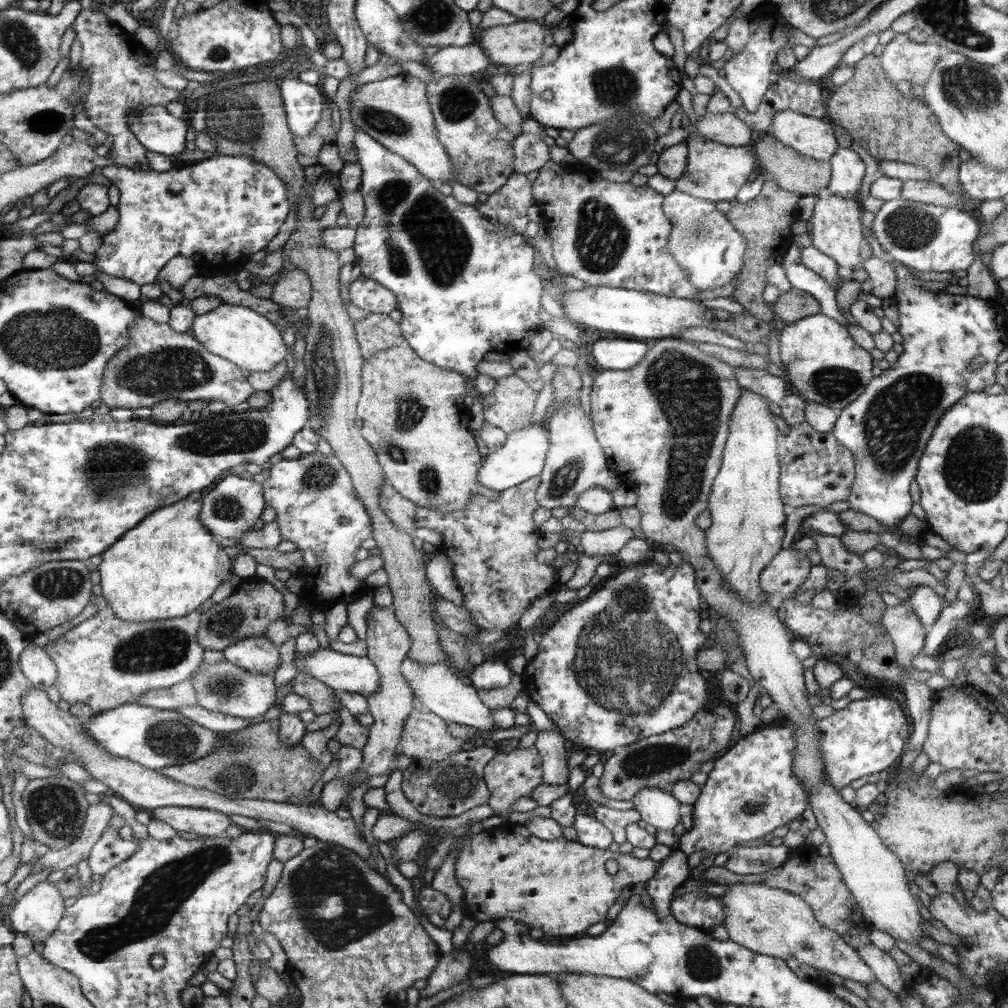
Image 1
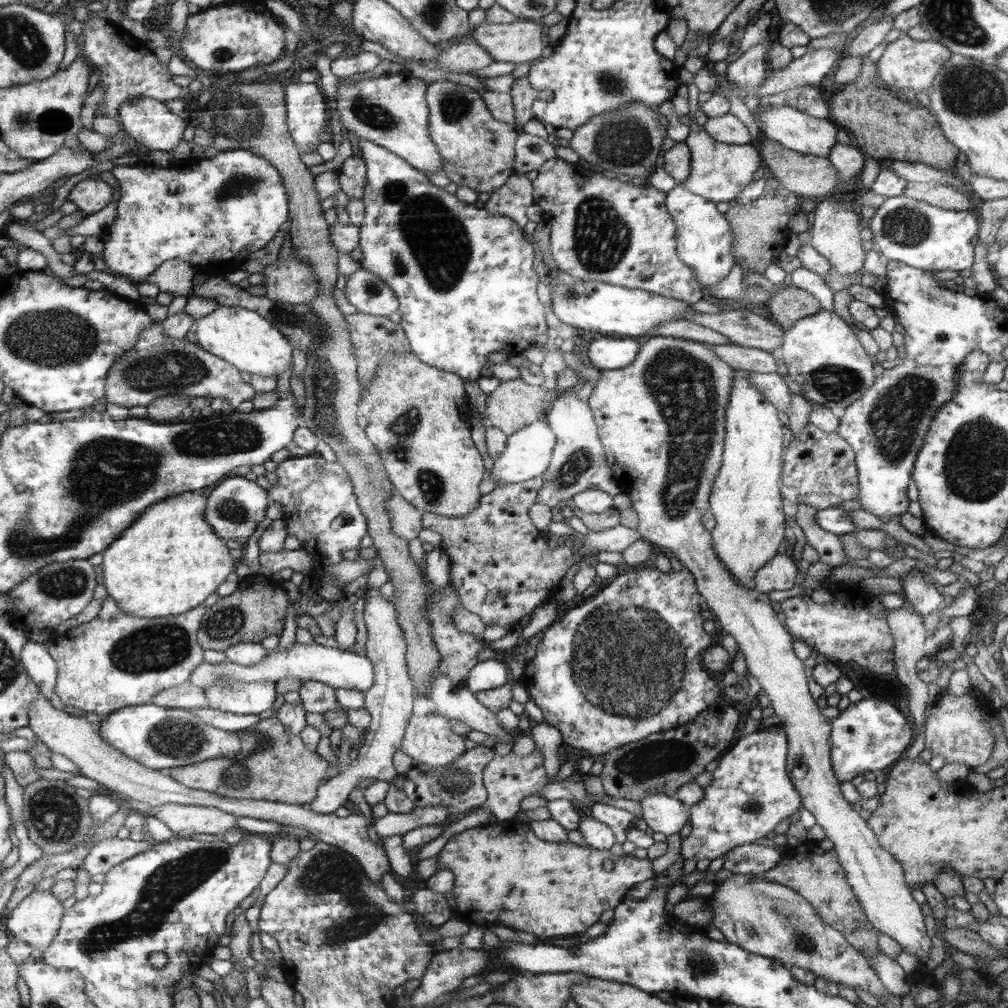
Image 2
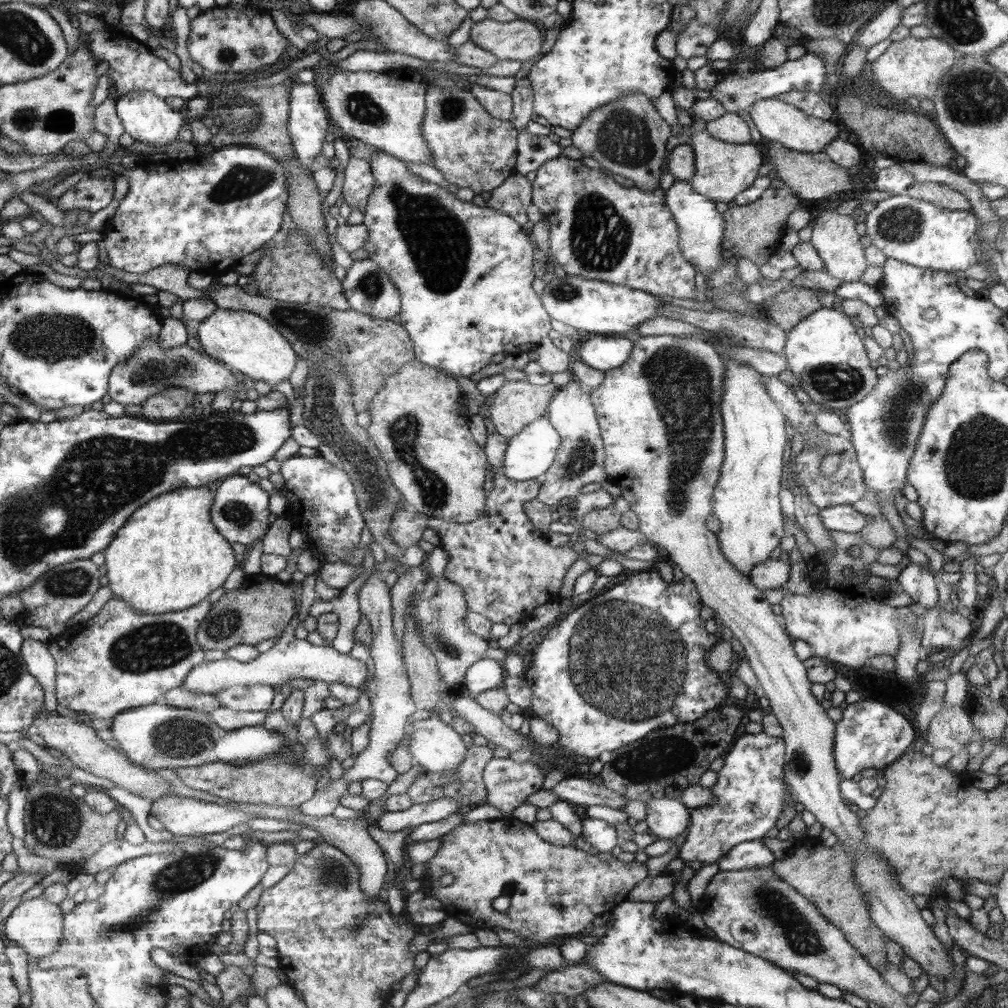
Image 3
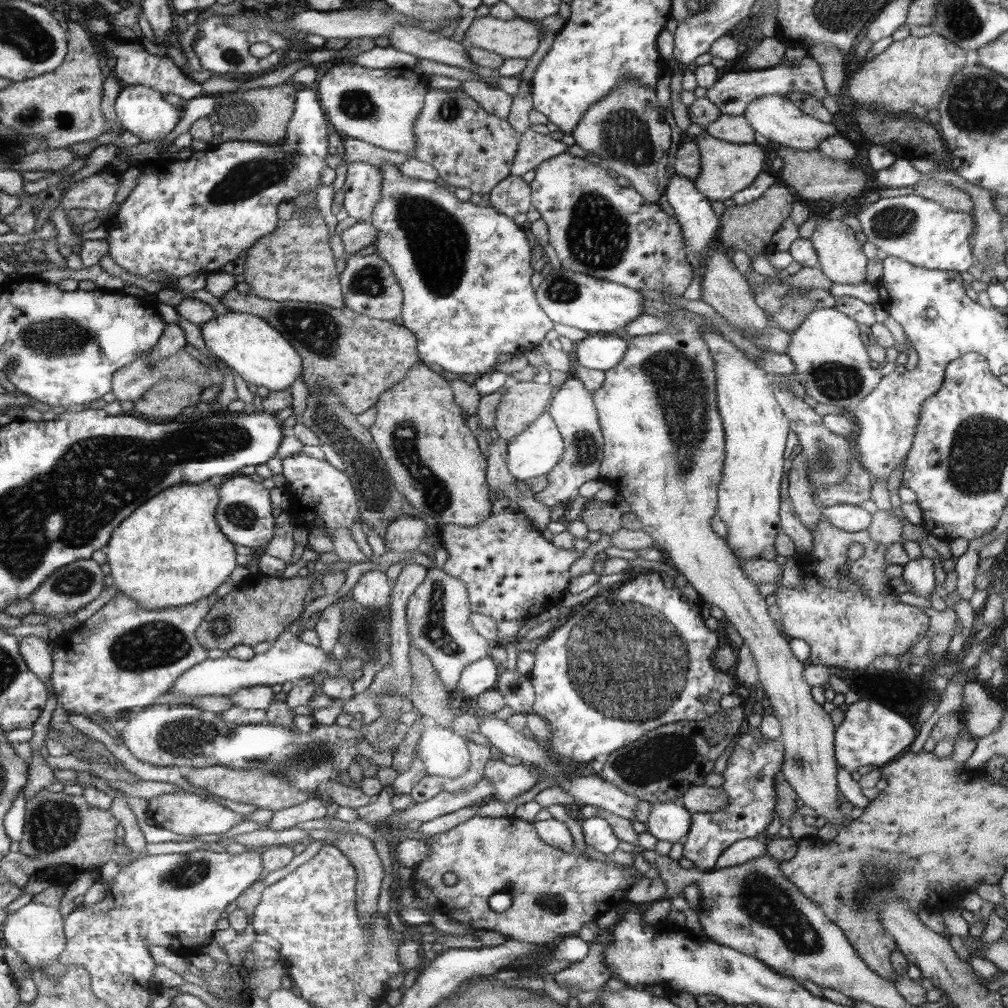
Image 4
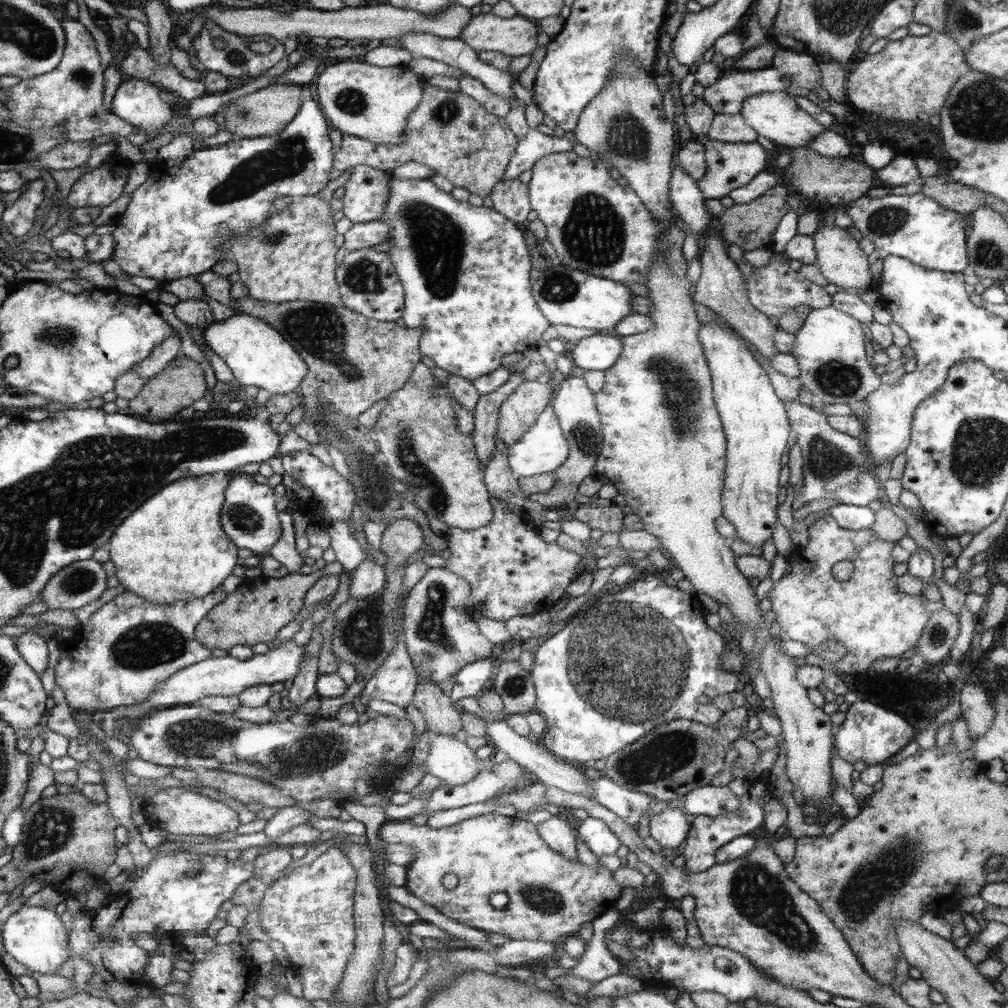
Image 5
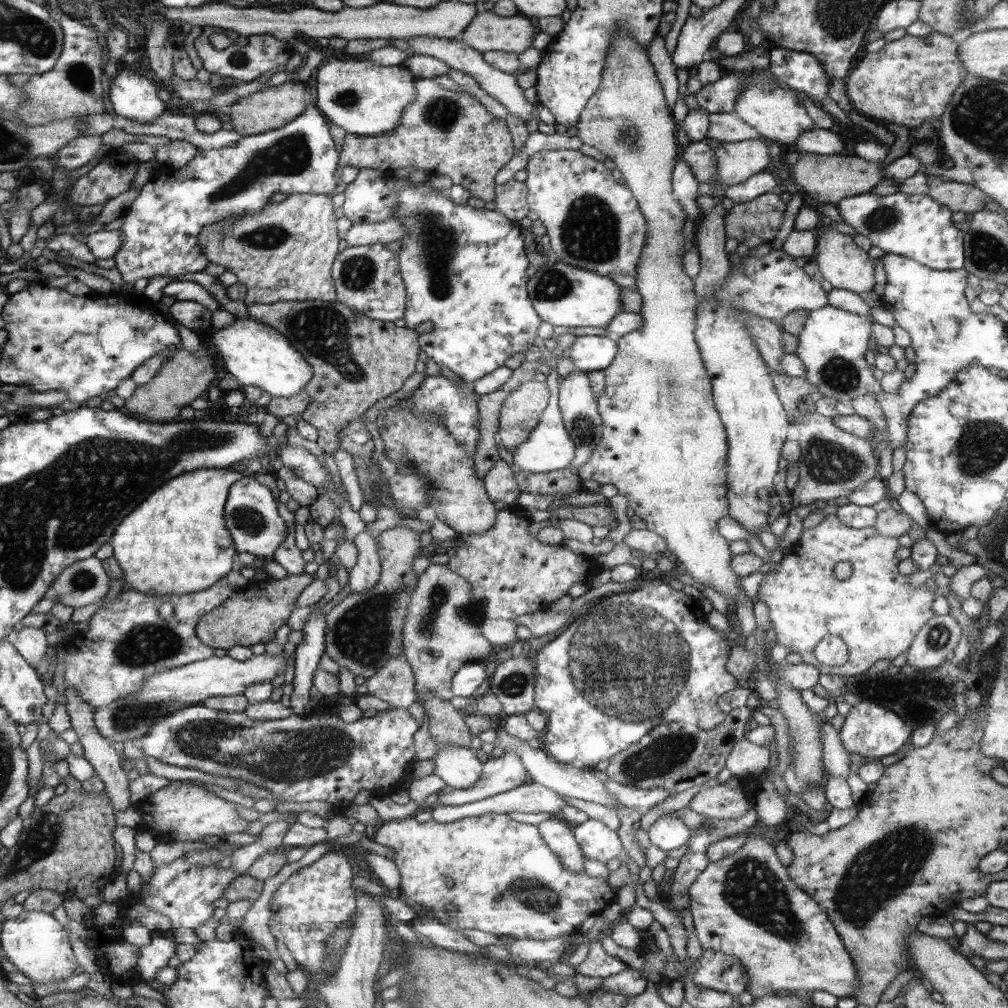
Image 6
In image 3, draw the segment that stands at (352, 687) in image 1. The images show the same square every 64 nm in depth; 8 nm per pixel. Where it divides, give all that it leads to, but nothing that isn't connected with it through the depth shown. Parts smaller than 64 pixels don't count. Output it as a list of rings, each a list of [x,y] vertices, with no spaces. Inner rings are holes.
[[[295,599],[296,613],[286,626],[283,634],[276,639],[274,646],[264,652],[259,653],[259,658],[252,662],[240,662],[226,656],[224,659],[214,661],[204,661],[195,666],[190,674],[184,679],[182,687],[194,692],[204,694],[214,694],[218,691],[228,690],[232,685],[270,685],[278,686],[287,680],[294,678],[310,678],[317,681],[324,681],[328,684],[340,682],[354,688],[360,688],[361,684],[368,678],[366,663],[359,659],[350,657],[349,654],[340,653],[329,645],[314,645],[306,639],[295,636],[295,630],[299,624],[298,611],[300,610],[301,599]]]

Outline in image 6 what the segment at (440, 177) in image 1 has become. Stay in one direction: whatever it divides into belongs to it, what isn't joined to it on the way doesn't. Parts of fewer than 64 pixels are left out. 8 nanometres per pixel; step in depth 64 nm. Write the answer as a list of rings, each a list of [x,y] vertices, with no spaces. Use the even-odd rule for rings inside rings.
[[[342,60],[332,61],[320,65],[316,70],[316,107],[324,114],[327,120],[347,133],[358,136],[380,136],[388,134],[399,127],[403,115],[409,104],[416,100],[418,89],[415,81],[418,78],[403,65],[384,66],[374,60]]]

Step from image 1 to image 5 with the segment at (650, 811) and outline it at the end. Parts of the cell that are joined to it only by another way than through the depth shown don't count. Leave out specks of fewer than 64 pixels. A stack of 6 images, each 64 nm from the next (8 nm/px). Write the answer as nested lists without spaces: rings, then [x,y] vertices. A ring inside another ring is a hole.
[[[667,807],[650,818],[649,832],[660,846],[674,849],[687,842],[691,832],[691,821],[680,807]]]

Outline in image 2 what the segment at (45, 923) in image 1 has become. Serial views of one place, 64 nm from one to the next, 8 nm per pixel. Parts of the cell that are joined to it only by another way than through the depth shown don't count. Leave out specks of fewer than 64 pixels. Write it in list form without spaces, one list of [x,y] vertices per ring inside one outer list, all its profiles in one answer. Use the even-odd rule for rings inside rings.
[[[50,889],[34,891],[10,914],[8,931],[14,938],[26,941],[32,949],[44,952],[58,936],[64,915],[62,902]]]

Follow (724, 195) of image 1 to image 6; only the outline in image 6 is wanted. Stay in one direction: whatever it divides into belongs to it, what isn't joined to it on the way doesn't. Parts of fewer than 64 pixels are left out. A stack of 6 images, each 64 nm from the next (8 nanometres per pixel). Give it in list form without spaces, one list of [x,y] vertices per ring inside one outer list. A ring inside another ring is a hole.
[[[764,138],[723,142],[715,148],[719,162],[719,178],[708,183],[700,183],[700,193],[712,195],[718,186],[724,189],[746,182],[754,174],[766,170],[770,164],[770,150]]]

